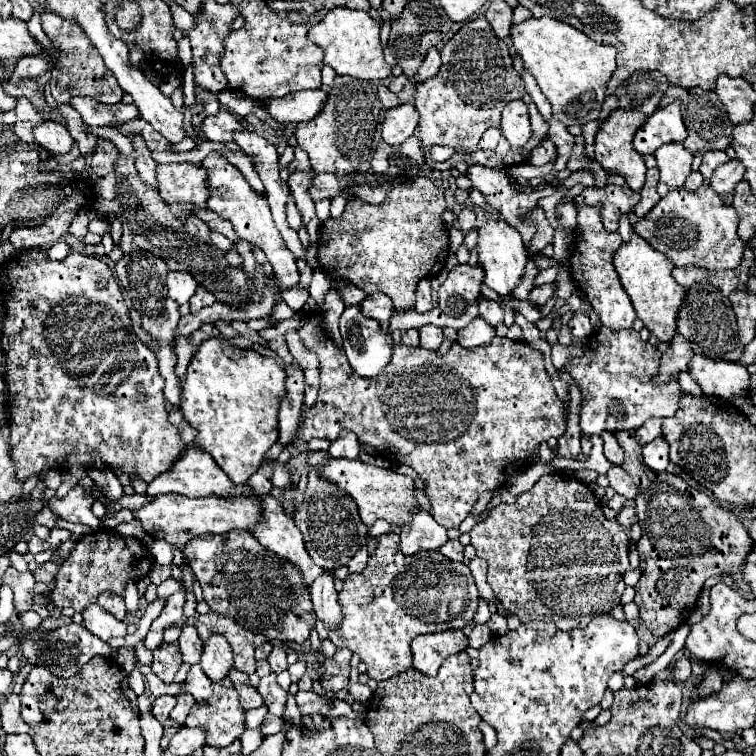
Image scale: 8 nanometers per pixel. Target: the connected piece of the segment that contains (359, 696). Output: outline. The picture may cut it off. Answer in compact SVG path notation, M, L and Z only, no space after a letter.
M350 683L348 691L356 701L368 701L372 697L372 689L368 685L364 685L364 683Z

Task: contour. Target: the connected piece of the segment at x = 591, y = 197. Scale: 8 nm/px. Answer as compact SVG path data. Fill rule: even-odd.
M606 185L606 189L586 187L578 197L574 197L574 205L600 205L600 217L608 231L618 229L620 215L630 213L634 205L640 201L640 193L628 187Z

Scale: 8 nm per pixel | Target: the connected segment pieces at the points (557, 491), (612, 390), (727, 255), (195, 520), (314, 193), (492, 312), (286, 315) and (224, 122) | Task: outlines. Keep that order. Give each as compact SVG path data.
M550 473L550 475L542 475L534 487L526 493L522 493L518 497L516 503L500 503L498 507L494 507L488 517L480 523L476 523L470 531L470 545L476 549L476 555L486 559L488 565L488 583L496 595L496 599L504 605L508 615L516 615L520 621L534 621L534 619L542 619L542 621L552 621L558 629L574 629L574 627L586 627L596 615L606 615L610 613L616 605L620 605L620 595L624 591L624 573L630 567L628 563L628 537L624 533L624 529L618 525L616 519L606 519L602 513L602 505L598 501L598 497L594 495L594 491L590 487L586 487L586 483L574 479L574 477L566 477L560 473Z
M600 327L584 347L582 357L566 361L564 369L580 387L580 429L586 437L600 435L602 431L630 431L644 425L650 417L672 417L680 407L682 389L678 383L656 387L650 375L656 373L660 363L660 351L650 343L644 343L634 329L612 331Z
M700 187L696 191L674 189L634 225L634 231L674 265L732 269L742 261L744 241L736 235L736 211L734 207L724 205L710 187Z
M168 493L154 497L146 507L134 511L134 517L142 521L148 535L164 539L170 545L184 547L190 539L206 533L228 533L232 529L252 531L252 525L260 521L260 501L252 501L252 497L200 497L188 499L184 495Z
M316 173L312 179L312 187L308 189L308 195L312 197L312 201L320 201L326 197L332 199L346 185L348 185L348 181L338 181L338 177L332 173Z
M482 299L480 301L480 317L496 327L496 325L500 325L504 321L504 309L494 301Z
M280 301L280 303L274 307L274 311L270 313L270 323L276 325L276 323L280 323L280 321L284 321L284 319L292 319L292 317L296 317L296 315L298 315L298 311L290 309L284 301Z
M220 109L216 115L208 115L200 125L200 131L210 141L230 141L232 131L236 129L242 129L242 125L228 109Z

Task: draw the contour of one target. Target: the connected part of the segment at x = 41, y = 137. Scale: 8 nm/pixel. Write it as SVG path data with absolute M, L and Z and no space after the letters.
M42 121L40 125L36 125L34 129L34 137L36 143L42 145L44 149L52 151L52 153L68 153L70 145L72 145L72 135L64 129L64 125L54 123L54 121Z

